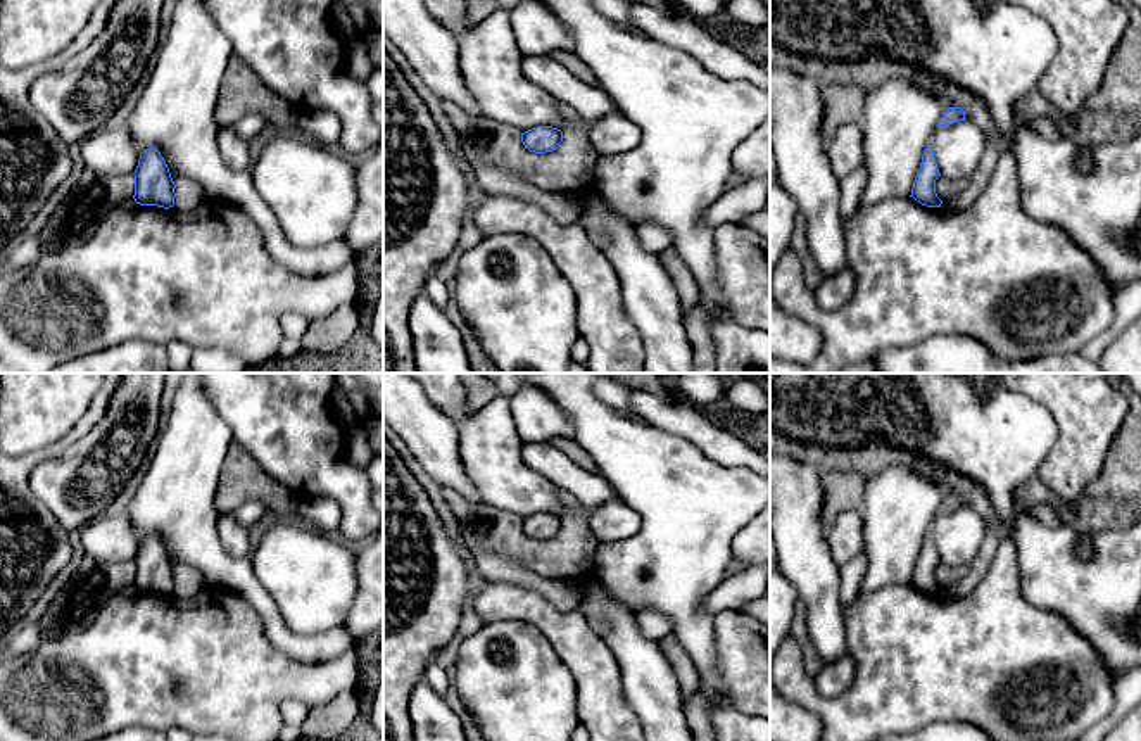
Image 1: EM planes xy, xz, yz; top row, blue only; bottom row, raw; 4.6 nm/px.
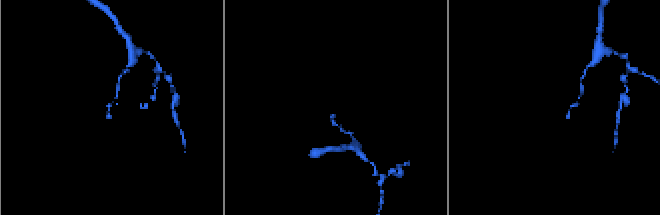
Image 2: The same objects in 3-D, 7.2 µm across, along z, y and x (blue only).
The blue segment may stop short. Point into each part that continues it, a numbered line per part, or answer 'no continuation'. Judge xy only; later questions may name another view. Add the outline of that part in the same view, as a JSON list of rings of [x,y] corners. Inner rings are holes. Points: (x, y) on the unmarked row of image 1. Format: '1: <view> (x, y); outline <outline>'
no continuation

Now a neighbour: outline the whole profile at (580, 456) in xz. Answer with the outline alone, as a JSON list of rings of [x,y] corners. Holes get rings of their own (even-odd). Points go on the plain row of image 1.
[[[558,437],[558,439],[552,439],[549,444],[552,444],[554,447],[566,453],[571,458],[571,461],[577,463],[580,468],[592,472],[592,473],[599,473],[599,468],[594,463],[594,459],[590,458],[590,454],[585,449],[582,449],[573,440],[573,437],[570,437],[570,439]]]

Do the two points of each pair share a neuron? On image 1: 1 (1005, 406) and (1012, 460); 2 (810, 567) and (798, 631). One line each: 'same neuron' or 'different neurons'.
1: same neuron
2: different neurons

